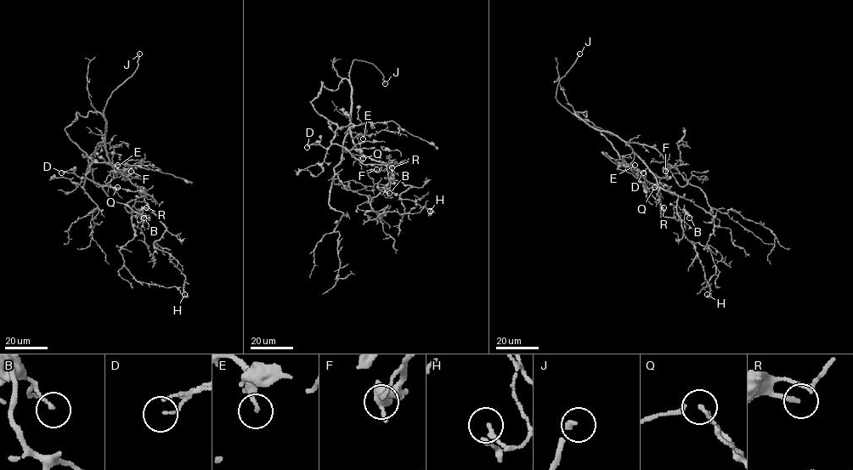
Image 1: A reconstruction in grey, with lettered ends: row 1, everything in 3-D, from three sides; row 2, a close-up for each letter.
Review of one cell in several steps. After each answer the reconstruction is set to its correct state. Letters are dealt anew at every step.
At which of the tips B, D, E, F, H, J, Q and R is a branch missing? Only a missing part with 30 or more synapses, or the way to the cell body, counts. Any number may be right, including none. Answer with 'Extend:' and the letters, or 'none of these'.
Extend: J, R

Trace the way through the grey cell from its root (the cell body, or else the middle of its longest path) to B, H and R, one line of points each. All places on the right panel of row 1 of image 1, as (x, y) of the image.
B: (640, 157), (658, 185), (678, 195), (674, 218), (684, 222), (685, 214), (689, 218)
H: (640, 157), (658, 185), (678, 195), (676, 213), (704, 271), (711, 296), (707, 294)
R: (640, 157), (652, 172), (658, 185), (678, 195), (676, 207), (673, 208), (674, 218), (660, 213), (663, 207)

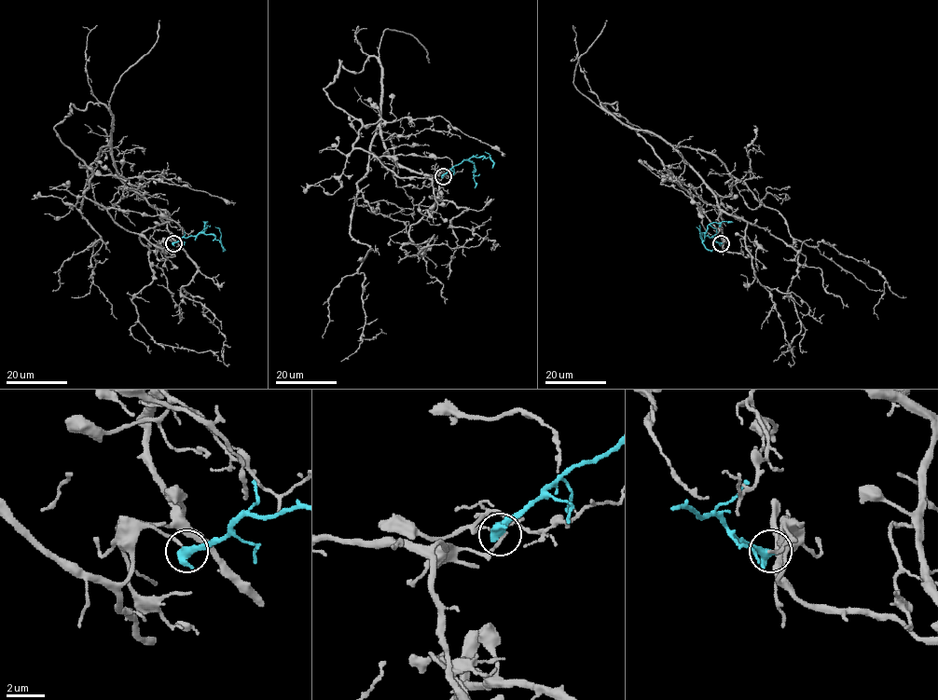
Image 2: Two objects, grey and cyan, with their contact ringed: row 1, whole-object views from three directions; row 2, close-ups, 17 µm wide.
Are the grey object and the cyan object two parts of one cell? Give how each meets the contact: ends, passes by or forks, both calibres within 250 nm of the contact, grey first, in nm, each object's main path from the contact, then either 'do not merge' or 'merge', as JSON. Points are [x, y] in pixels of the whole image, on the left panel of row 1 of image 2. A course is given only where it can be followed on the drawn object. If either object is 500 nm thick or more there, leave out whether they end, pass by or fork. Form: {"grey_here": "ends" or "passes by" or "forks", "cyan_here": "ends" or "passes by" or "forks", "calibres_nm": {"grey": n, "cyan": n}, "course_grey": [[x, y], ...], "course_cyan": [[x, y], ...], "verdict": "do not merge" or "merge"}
{"calibres_nm": {"grey": 160, "cyan": 550}, "course_grey": [[173, 242], [162, 251], [169, 214], [103, 146], [80, 213], [117, 319]], "course_cyan": [[173, 242], [200, 233], [213, 235], [219, 240], [219, 229], [214, 226]], "verdict": "do not merge"}

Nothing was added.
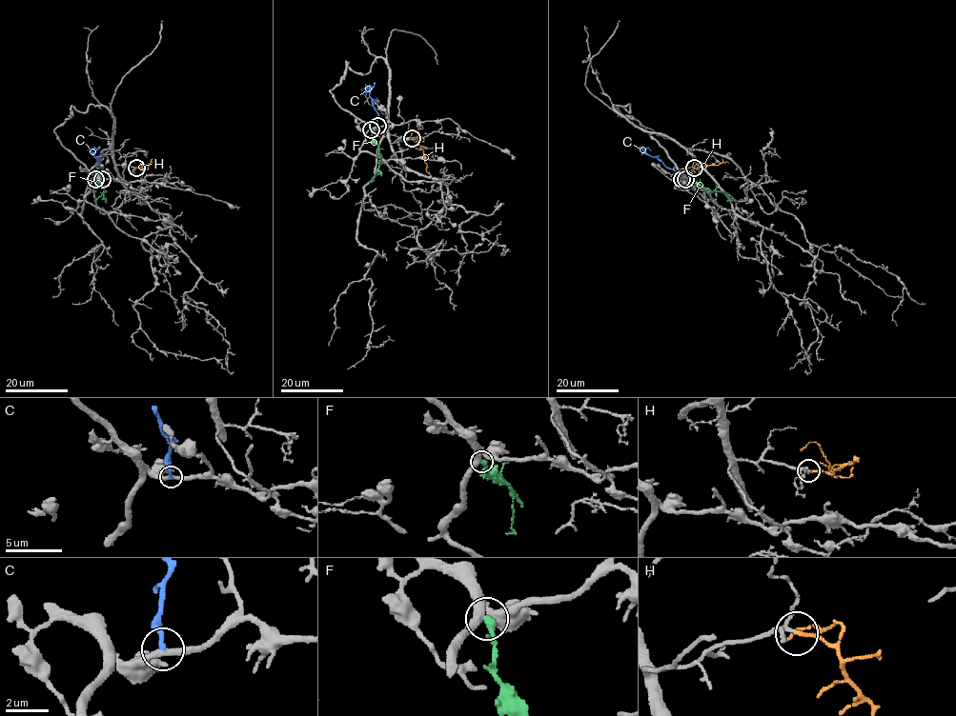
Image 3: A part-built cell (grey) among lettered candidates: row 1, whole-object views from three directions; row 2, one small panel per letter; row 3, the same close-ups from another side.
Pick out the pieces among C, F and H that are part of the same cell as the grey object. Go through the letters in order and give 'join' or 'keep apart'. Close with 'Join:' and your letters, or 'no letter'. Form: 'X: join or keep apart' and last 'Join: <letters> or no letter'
C: keep apart
F: keep apart
H: join
Join: H

